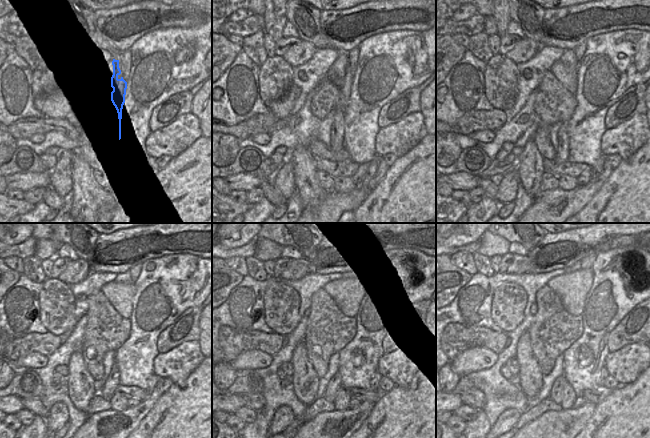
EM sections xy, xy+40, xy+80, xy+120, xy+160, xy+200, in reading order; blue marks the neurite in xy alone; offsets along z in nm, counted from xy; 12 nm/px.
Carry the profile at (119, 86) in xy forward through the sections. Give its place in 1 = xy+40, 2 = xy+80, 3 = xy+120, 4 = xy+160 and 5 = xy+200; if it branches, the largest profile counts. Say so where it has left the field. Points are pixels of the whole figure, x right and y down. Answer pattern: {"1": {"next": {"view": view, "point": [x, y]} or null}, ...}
{"1": {"next": {"view": "xy+40", "point": [338, 68]}}, "2": {"next": {"view": "xy+80", "point": [569, 58]}}, "3": {"next": {"view": "xy+120", "point": [124, 278]}}, "4": {"next": {"view": "xy+160", "point": [350, 273]}}, "5": {"next": {"view": "xy+200", "point": [576, 266]}}}

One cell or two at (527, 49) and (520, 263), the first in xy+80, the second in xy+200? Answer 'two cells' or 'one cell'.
one cell

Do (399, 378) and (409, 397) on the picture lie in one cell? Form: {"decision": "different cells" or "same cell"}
{"decision": "different cells"}

